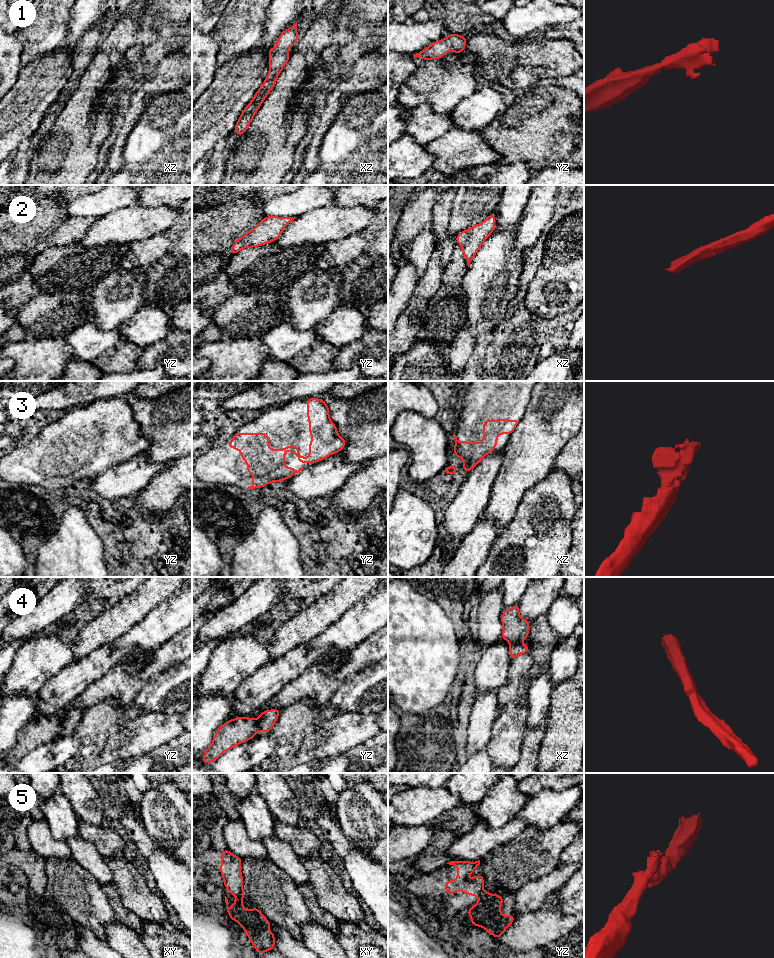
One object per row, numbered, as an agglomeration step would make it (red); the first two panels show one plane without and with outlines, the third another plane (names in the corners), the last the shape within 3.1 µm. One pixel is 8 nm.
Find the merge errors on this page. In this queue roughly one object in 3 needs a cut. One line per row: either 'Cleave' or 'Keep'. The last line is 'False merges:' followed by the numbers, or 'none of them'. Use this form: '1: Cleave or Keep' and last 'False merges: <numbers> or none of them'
1: Keep
2: Keep
3: Keep
4: Keep
5: Cleave
False merges: 5

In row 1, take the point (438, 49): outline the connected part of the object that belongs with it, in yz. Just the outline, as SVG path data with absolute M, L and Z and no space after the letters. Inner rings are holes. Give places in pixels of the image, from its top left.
M449 34L442 40L433 42L422 51L414 54L414 58L422 58L426 61L431 59L440 59L445 56L451 49L453 53L461 53L465 51L466 36L458 34Z

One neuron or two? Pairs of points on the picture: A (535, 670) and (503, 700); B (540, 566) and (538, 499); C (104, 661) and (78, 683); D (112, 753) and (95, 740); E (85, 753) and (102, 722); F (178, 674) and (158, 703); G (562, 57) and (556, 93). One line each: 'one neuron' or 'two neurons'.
A: two neurons
B: one neuron
C: one neuron
D: two neurons
E: one neuron
F: one neuron
G: two neurons

